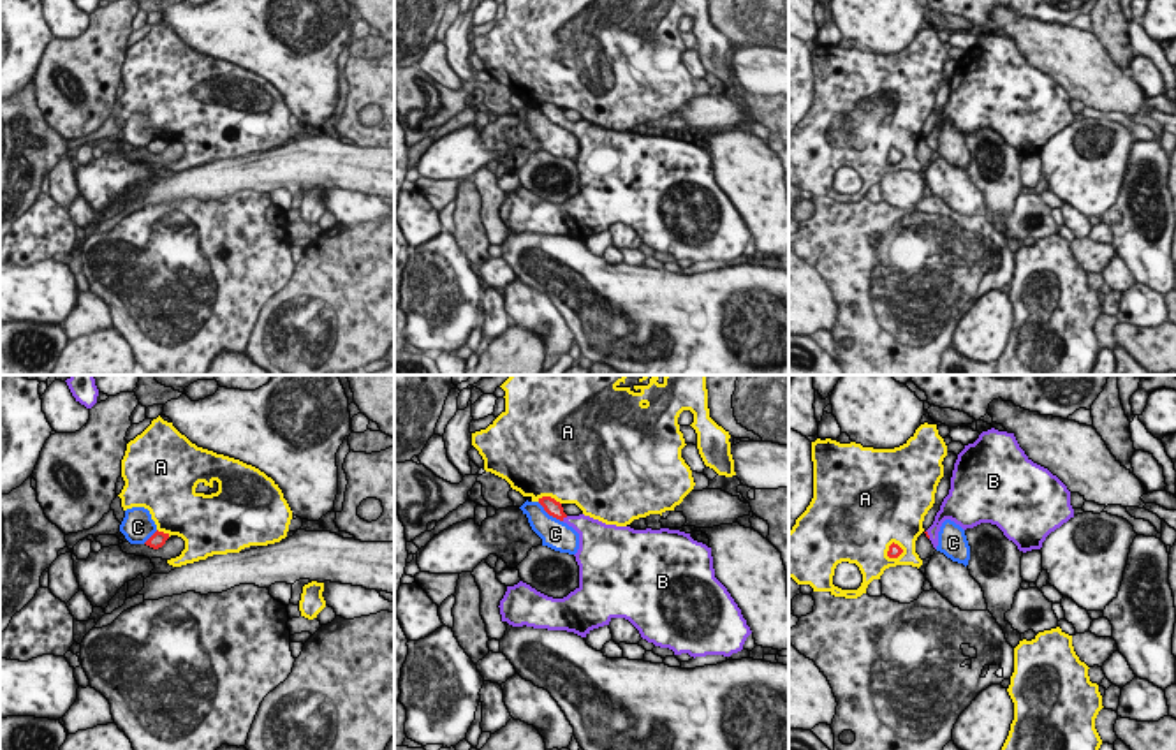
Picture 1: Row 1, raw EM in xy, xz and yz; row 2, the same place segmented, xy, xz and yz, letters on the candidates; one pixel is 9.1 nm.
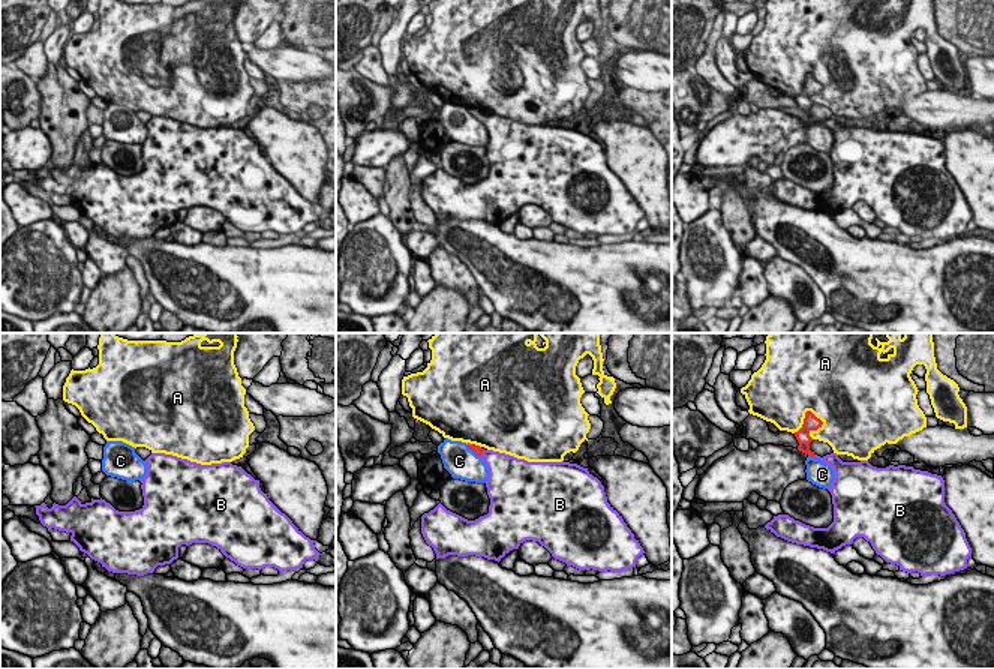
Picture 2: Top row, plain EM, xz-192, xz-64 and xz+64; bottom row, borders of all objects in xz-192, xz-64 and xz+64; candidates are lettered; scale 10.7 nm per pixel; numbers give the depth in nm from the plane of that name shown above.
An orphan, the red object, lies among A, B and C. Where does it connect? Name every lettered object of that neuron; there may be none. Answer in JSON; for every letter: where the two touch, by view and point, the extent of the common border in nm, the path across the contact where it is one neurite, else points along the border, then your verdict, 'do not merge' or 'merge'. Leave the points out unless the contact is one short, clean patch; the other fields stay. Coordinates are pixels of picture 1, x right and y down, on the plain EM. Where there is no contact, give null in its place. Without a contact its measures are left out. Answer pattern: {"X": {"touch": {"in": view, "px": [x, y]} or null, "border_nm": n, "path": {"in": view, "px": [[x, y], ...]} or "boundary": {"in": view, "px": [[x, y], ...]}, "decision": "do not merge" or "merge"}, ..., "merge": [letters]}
{"A": {"touch": {"in": "xz", "px": [550, 102]}, "border_nm": 220, "decision": "do not merge"}, "B": {"touch": {"in": "xz", "px": [564, 122]}, "border_nm": 70, "path": {"in": "xz", "px": [[553, 113], [564, 122], [587, 132]]}, "decision": "merge"}, "C": {"touch": {"in": "xz", "px": [550, 120]}, "border_nm": 300, "boundary": {"in": "xz", "px": [[537, 108], [562, 127]]}, "decision": "do not merge"}, "merge": ["B"]}

